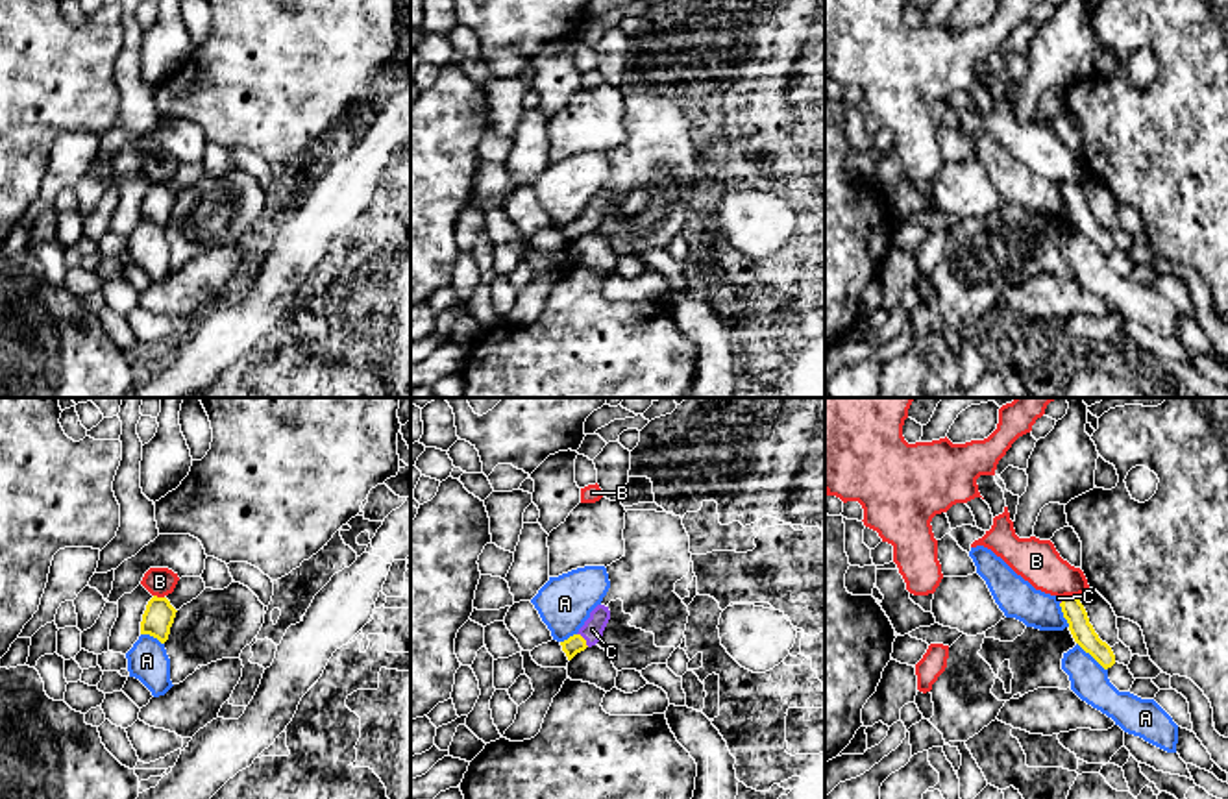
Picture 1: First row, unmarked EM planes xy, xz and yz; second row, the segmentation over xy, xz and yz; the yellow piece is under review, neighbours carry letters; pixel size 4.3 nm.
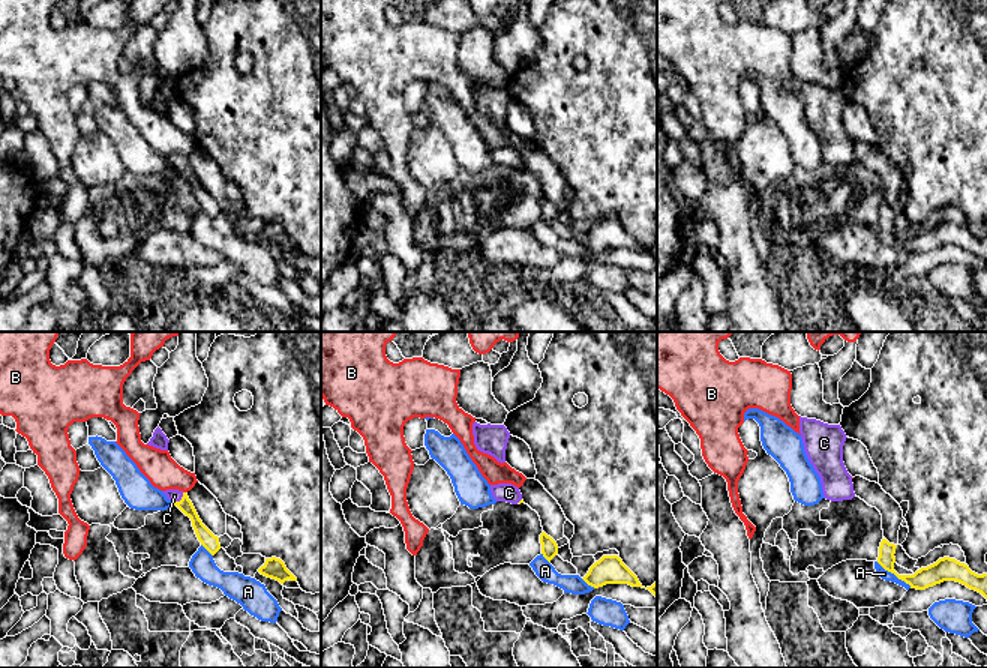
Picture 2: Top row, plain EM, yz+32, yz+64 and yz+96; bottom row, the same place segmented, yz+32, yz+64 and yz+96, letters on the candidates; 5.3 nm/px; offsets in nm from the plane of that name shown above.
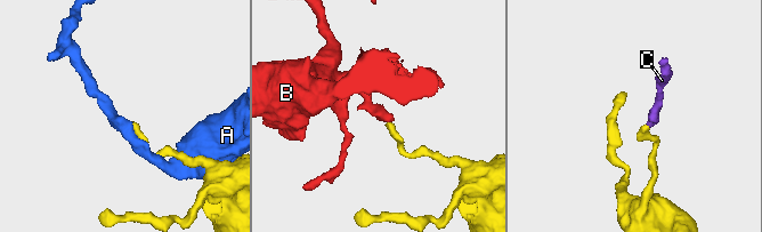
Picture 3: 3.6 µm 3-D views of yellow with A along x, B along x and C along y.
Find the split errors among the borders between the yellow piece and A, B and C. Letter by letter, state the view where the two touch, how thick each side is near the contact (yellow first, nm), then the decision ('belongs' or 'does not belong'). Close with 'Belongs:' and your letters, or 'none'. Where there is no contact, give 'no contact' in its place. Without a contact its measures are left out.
A: meets yellow in yz; 100 nm thick on the yellow side, 160 nm on the other; does not belong
B: meets yellow in yz; 100 nm thick on the yellow side, 190 nm on the other; does not belong
C: meets yellow in xz; 80 nm thick on the yellow side, 90 nm on the other; belongs
Belongs: C

